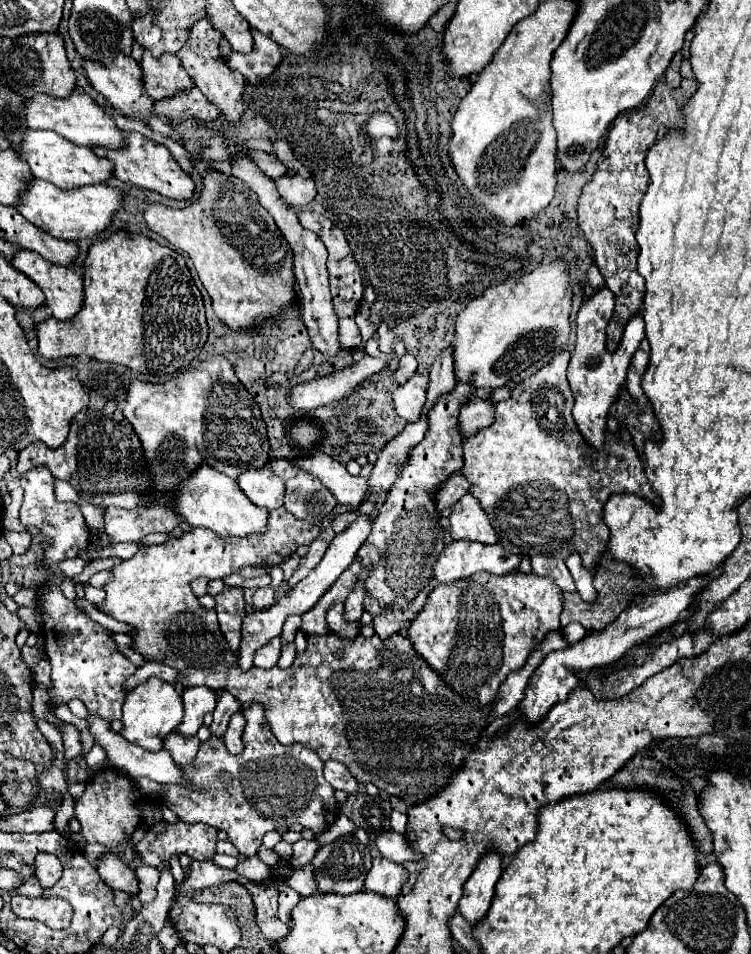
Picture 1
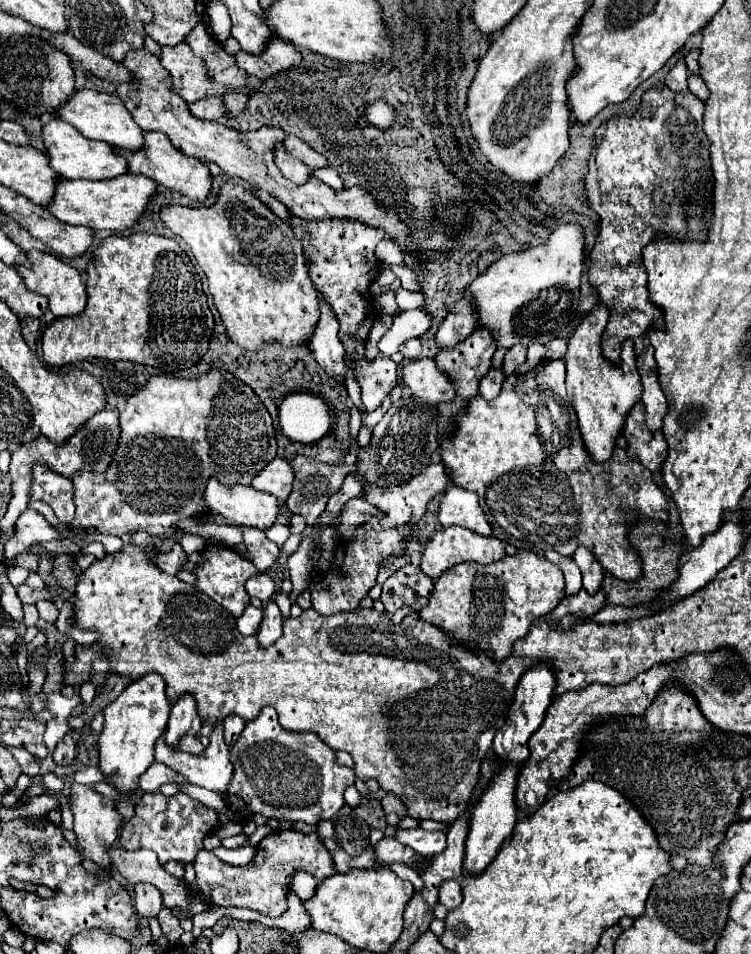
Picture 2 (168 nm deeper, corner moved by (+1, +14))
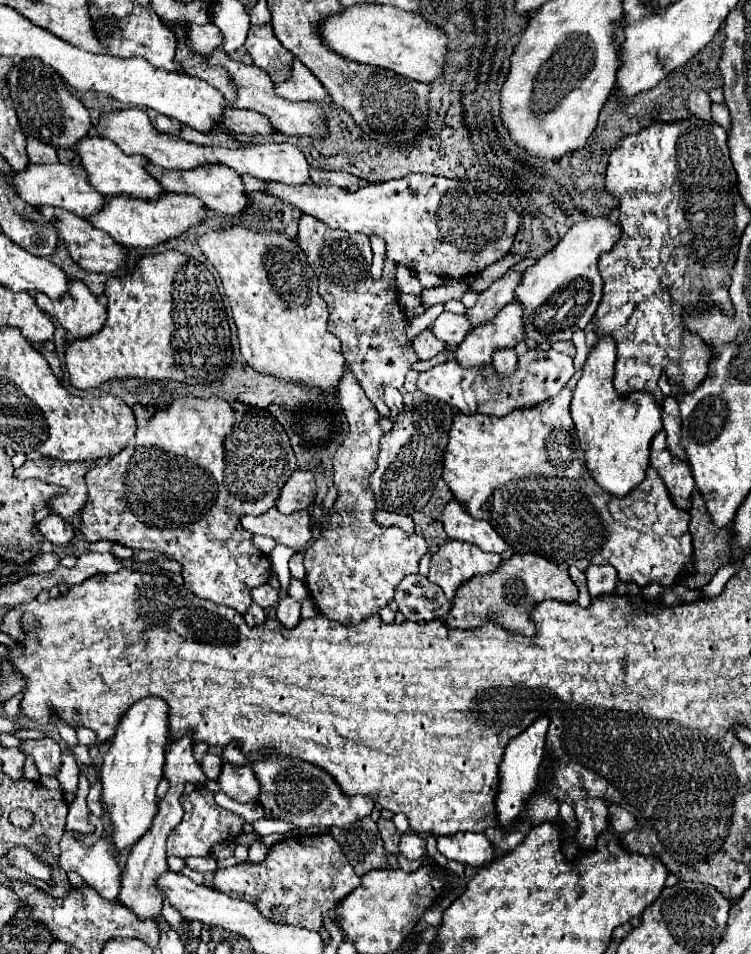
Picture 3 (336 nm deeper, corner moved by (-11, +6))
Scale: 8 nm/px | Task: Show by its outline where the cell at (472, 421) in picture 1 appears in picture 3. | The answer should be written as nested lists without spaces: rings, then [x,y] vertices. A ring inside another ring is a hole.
[[[495,350],[493,366],[501,374],[513,374],[517,368],[517,352],[515,350]]]

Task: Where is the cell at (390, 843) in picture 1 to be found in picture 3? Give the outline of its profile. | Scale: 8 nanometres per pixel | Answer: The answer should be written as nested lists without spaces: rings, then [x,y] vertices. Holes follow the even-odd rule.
[[[483,832],[439,836],[437,848],[445,858],[457,860],[457,862],[469,864],[469,866],[483,866],[497,856],[495,846],[487,840],[487,836]]]

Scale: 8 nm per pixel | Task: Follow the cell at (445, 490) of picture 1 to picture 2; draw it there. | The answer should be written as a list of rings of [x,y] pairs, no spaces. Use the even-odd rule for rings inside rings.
[[[431,462],[427,468],[423,468],[423,472],[419,472],[419,476],[403,482],[403,486],[387,486],[387,490],[379,490],[379,486],[367,486],[367,490],[363,490],[363,498],[369,504],[373,504],[379,512],[383,512],[383,516],[371,518],[369,522],[361,524],[361,528],[365,532],[371,532],[371,530],[387,530],[387,526],[403,526],[405,522],[413,522],[415,518],[425,514],[431,498],[435,494],[445,492],[451,484],[453,484],[453,480],[451,480],[445,464]]]

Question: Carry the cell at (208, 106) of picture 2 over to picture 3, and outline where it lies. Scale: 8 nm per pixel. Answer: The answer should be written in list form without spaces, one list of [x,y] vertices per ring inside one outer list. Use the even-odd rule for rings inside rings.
[[[231,108],[231,112],[225,112],[225,128],[233,134],[273,134],[273,126],[271,122],[253,110],[237,110]]]

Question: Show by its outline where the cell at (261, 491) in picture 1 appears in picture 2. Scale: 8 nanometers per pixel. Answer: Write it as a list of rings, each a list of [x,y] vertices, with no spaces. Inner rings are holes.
[[[275,456],[253,480],[251,486],[255,490],[273,494],[277,500],[285,502],[287,496],[291,494],[291,482],[293,482],[293,470],[287,464],[285,458]]]

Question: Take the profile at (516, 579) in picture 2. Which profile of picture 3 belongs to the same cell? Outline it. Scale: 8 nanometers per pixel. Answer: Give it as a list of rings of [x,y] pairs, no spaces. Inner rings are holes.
[[[515,554],[509,560],[501,562],[501,566],[495,572],[475,576],[463,582],[455,594],[453,608],[445,622],[453,628],[475,628],[483,624],[487,618],[497,618],[497,622],[501,622],[507,630],[531,636],[535,634],[531,610],[535,604],[543,600],[575,602],[577,586],[573,584],[573,580],[565,570],[561,570],[547,558],[537,554]]]

